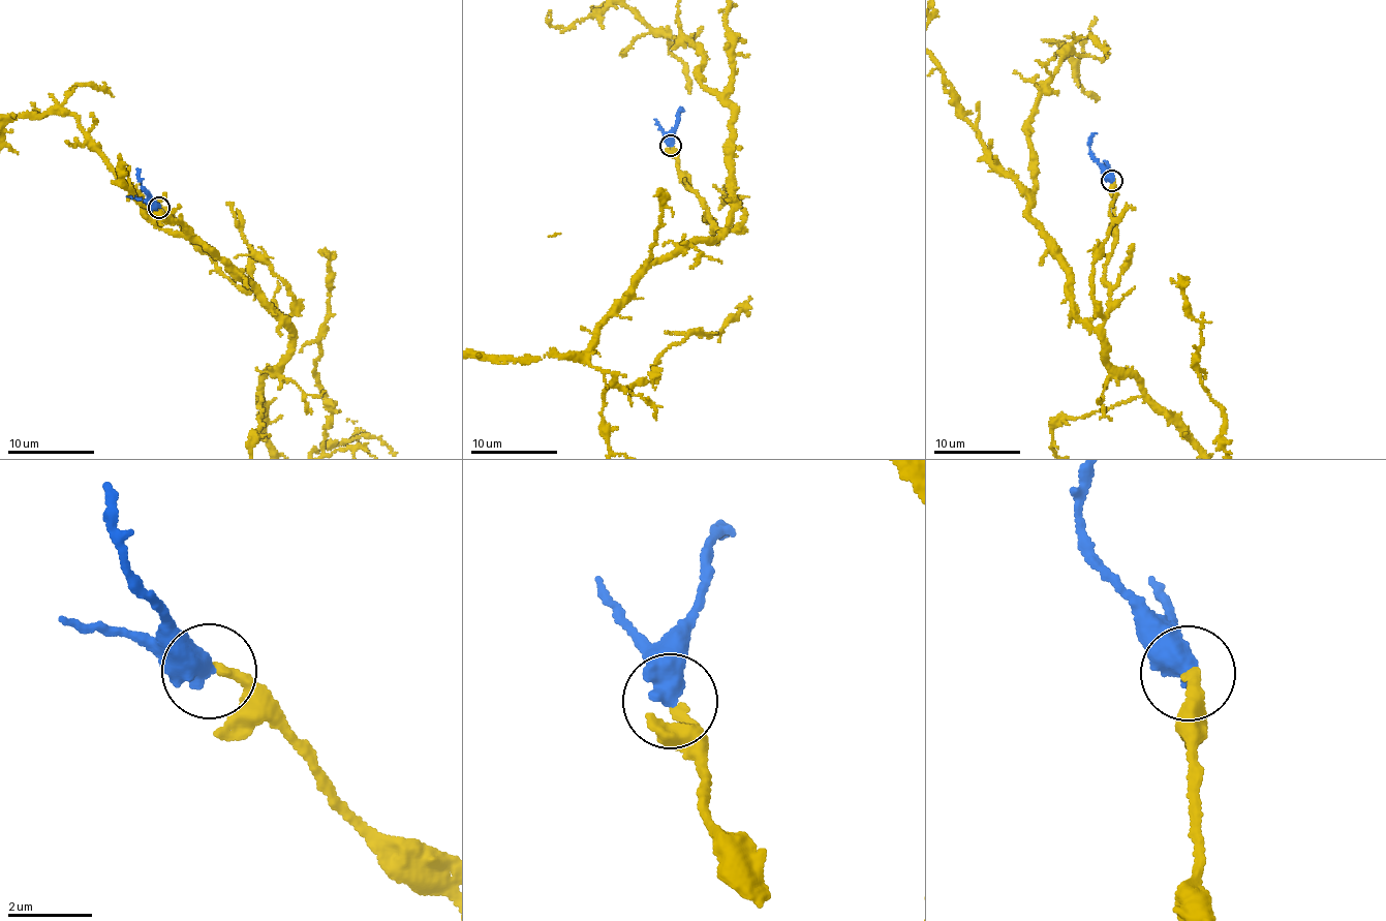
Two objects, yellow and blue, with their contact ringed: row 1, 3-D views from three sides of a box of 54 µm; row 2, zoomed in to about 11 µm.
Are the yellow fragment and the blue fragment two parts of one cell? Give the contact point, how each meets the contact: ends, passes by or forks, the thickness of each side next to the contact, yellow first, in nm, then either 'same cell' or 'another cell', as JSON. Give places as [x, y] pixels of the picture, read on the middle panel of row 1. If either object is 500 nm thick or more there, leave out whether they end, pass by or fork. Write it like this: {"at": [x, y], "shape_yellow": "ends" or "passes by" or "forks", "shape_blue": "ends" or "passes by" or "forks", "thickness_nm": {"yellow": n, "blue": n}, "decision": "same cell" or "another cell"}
{"at": [670, 145], "thickness_nm": {"yellow": 240, "blue": 600}, "decision": "same cell"}

